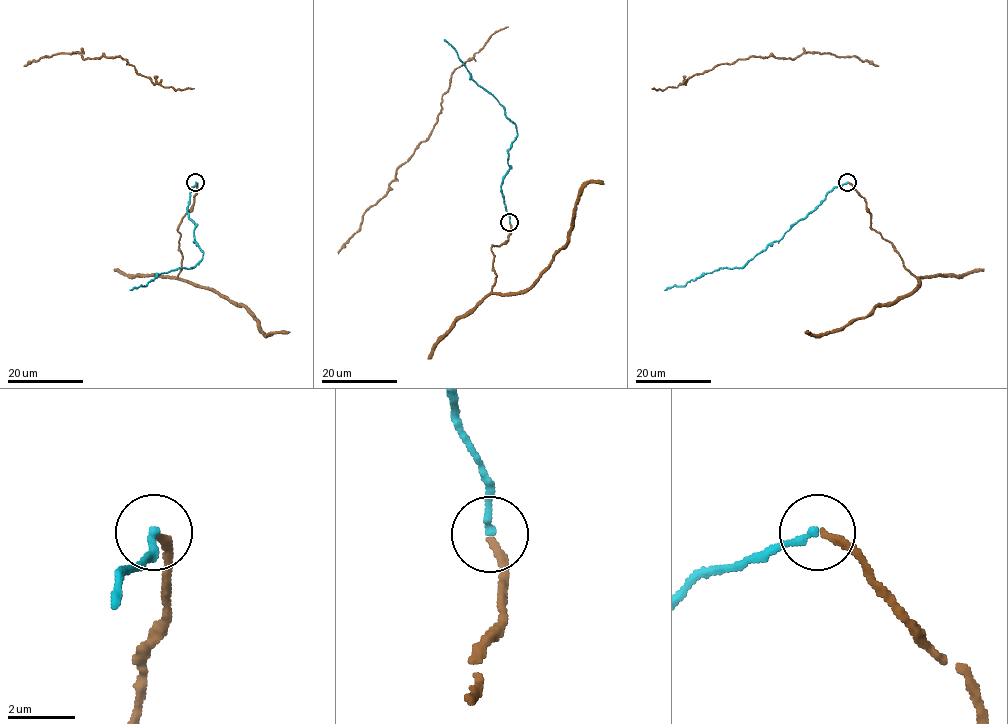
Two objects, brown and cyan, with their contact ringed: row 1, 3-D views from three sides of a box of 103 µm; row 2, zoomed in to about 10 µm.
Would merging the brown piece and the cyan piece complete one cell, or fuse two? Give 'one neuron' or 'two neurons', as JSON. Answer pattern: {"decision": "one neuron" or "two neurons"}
{"decision": "one neuron"}

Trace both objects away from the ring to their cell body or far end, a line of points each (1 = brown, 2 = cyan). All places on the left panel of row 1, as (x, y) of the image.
1: (196, 183), (193, 206), (177, 229), (182, 257), (178, 277), (211, 287), (240, 304), (266, 334), (289, 332)
2: (196, 183), (187, 215), (195, 224), (201, 259), (193, 268), (161, 272), (130, 290)

